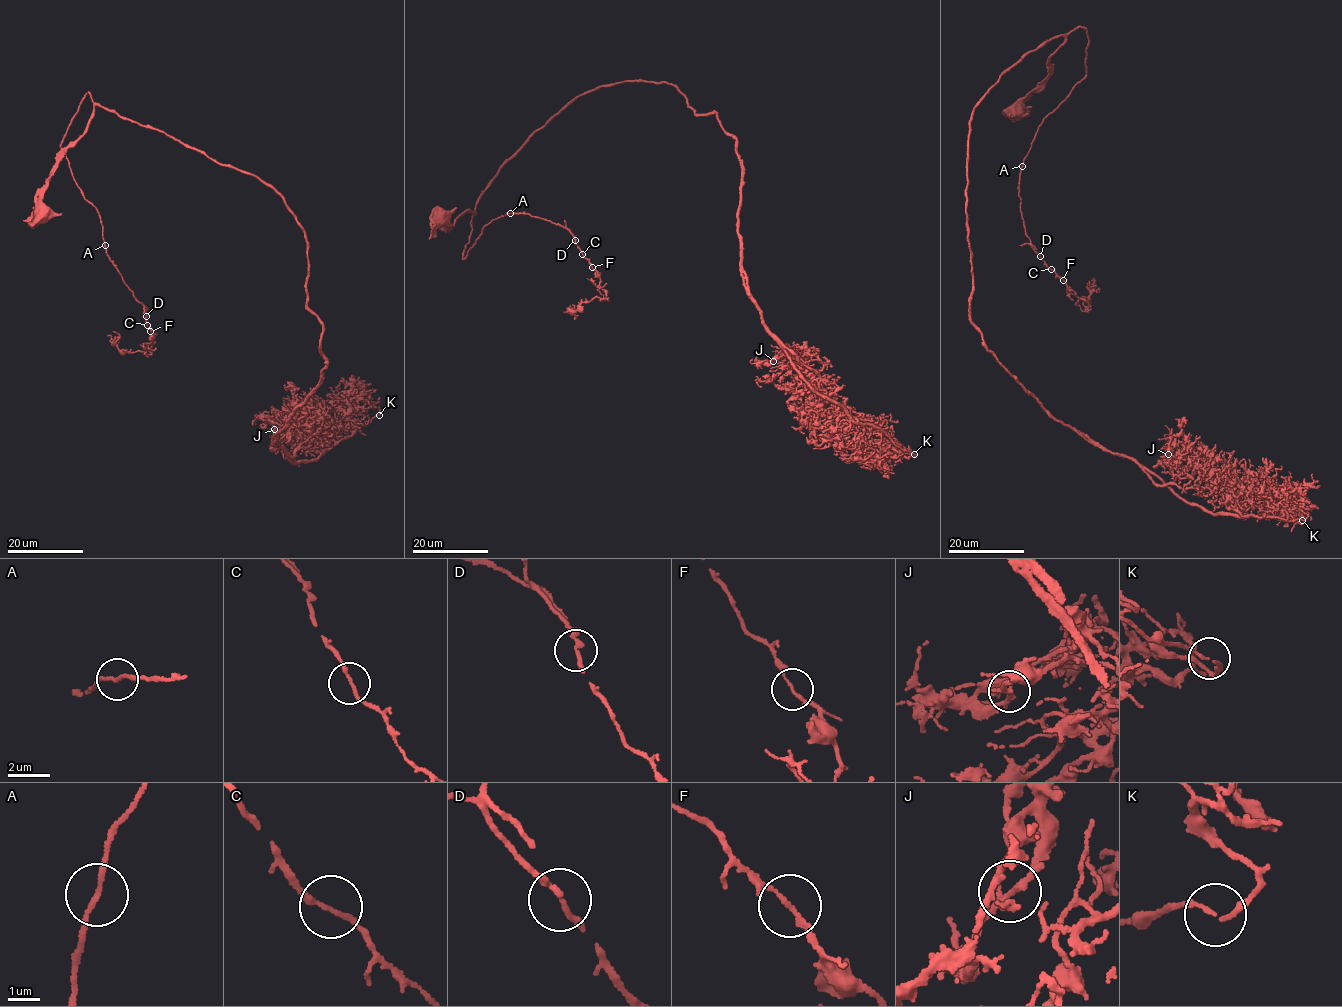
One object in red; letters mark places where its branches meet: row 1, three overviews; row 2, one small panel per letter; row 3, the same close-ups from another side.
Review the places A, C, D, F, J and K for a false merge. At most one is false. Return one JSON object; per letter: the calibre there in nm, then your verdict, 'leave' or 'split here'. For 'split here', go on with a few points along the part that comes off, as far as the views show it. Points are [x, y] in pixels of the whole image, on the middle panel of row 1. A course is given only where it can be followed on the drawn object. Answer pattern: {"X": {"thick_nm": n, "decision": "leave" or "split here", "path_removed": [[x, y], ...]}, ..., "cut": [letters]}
{"A": {"thick_nm": 160, "decision": "leave"}, "C": {"thick_nm": 170, "decision": "leave"}, "D": {"thick_nm": 180, "decision": "leave"}, "F": {"thick_nm": 140, "decision": "leave"}, "J": {"thick_nm": 220, "decision": "leave"}, "K": {"thick_nm": 110, "decision": "leave"}, "cut": []}

